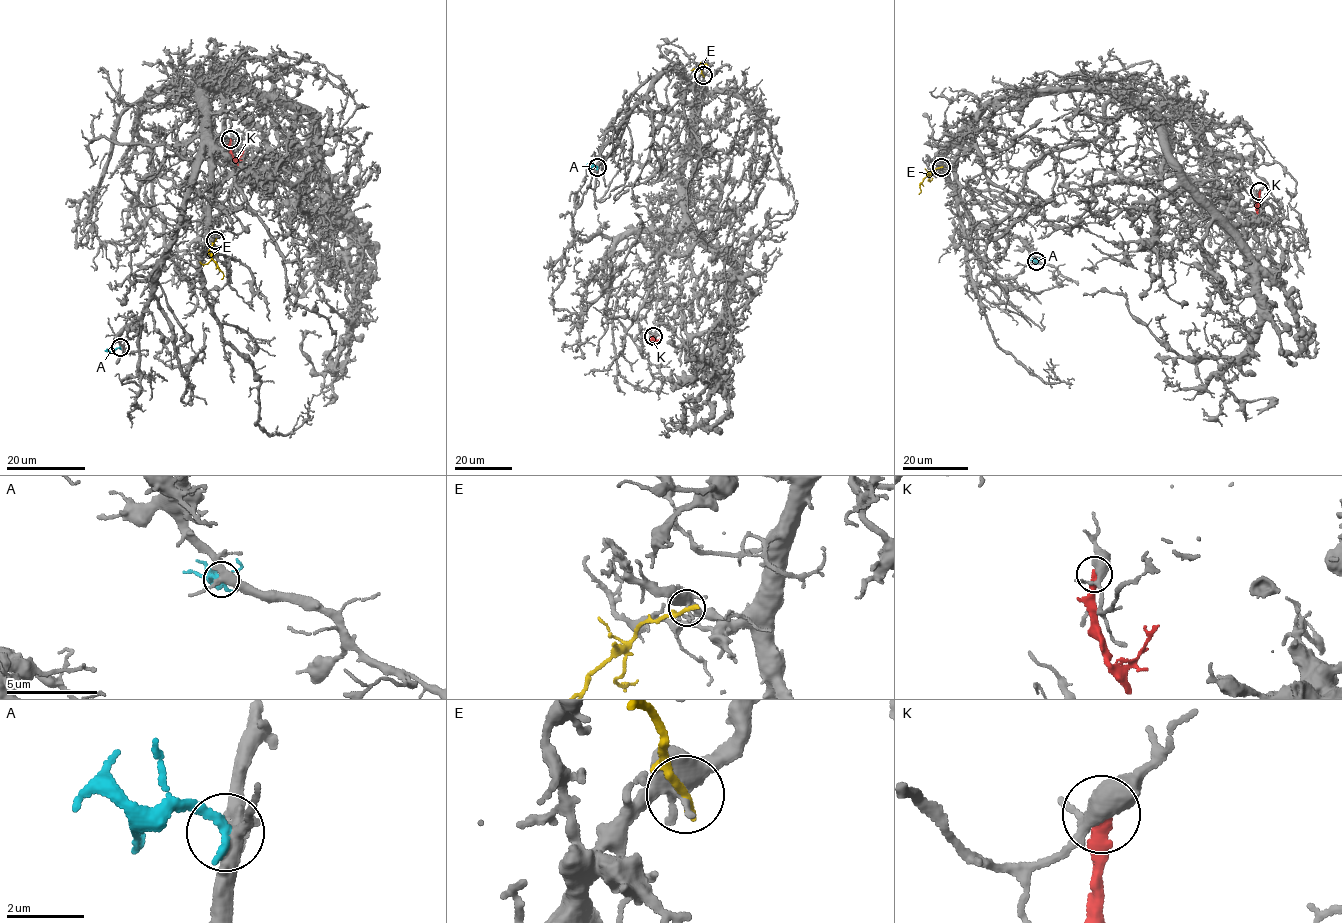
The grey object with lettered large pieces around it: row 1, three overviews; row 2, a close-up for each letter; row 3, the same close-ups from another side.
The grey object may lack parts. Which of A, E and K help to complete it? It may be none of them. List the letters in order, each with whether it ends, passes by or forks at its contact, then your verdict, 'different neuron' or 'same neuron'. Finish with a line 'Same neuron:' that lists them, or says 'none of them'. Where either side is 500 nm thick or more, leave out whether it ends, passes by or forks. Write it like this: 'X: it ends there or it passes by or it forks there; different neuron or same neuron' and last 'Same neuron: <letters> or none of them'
A: it ends there; same neuron
E: it ends there; different neuron
K: it ends there; different neuron
Same neuron: A

